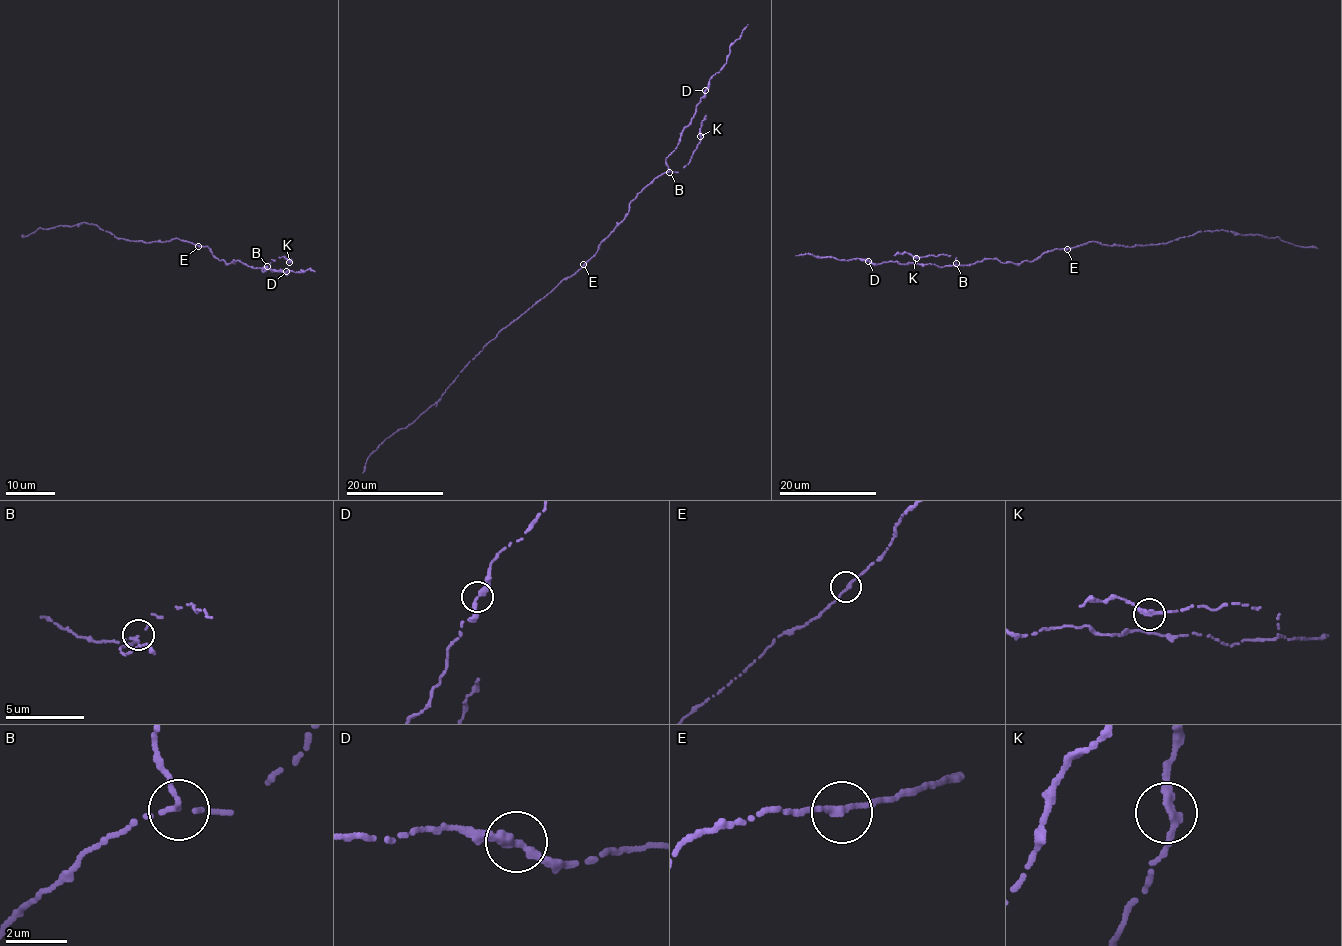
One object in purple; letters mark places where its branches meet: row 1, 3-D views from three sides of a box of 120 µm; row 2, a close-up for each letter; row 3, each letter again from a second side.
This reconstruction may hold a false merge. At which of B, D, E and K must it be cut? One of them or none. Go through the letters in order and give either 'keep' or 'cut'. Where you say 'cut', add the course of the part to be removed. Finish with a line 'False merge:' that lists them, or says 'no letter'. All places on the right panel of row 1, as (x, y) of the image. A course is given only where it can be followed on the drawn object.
B: keep
D: keep
E: keep
K: keep
False merge: no letter

